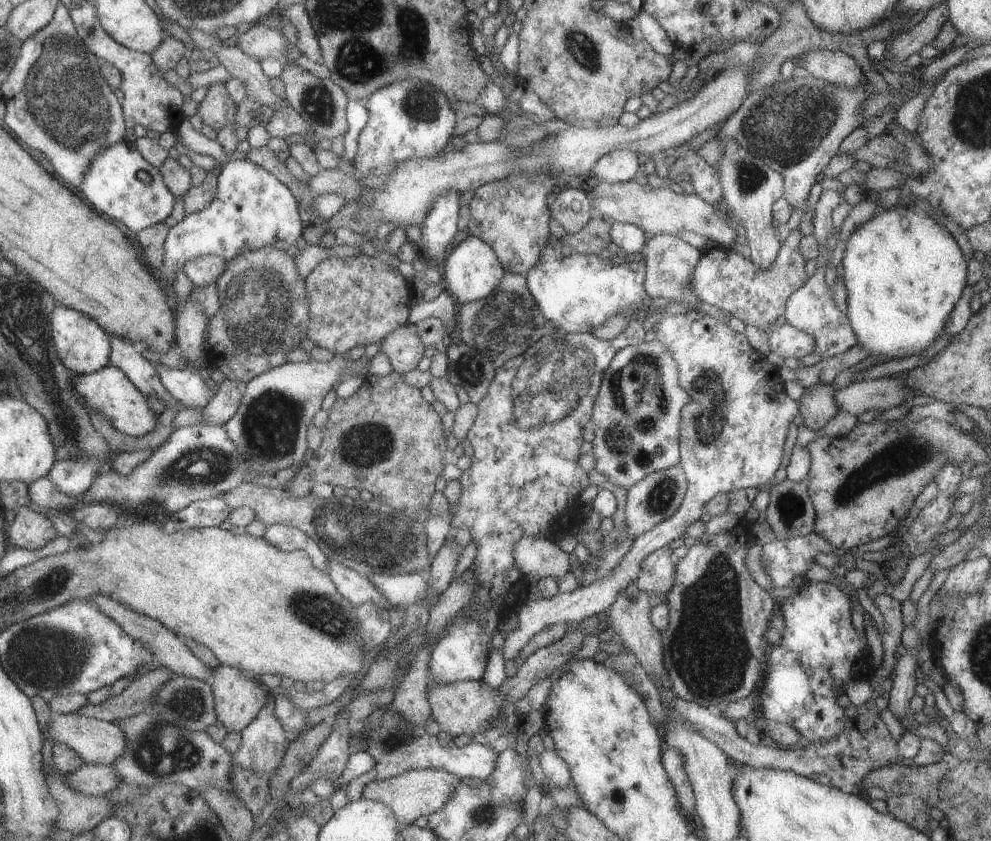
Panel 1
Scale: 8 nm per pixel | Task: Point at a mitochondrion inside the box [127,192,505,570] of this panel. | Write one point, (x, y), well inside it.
(260, 310)

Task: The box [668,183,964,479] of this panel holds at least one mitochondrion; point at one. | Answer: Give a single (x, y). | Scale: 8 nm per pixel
(712, 415)

